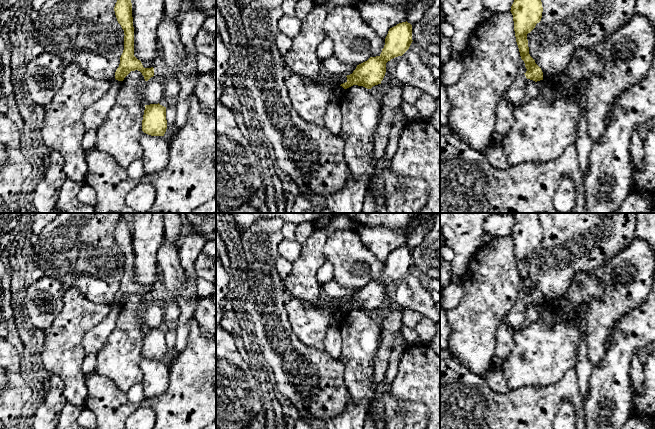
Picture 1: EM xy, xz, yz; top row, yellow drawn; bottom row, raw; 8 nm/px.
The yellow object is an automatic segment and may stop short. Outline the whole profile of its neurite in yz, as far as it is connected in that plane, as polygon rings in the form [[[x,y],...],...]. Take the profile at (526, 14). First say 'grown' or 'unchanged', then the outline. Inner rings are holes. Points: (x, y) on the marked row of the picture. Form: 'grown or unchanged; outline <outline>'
unchanged; outline [[[514,0],[510,11],[513,15],[515,37],[520,56],[527,69],[524,74],[527,79],[535,82],[543,80],[541,68],[529,54],[527,40],[527,34],[541,21],[542,2],[541,0]]]

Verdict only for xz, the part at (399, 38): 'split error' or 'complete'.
complete

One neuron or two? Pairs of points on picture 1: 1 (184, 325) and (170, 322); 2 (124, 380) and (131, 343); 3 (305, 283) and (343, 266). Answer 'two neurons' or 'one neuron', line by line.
1: two neurons
2: one neuron
3: two neurons

